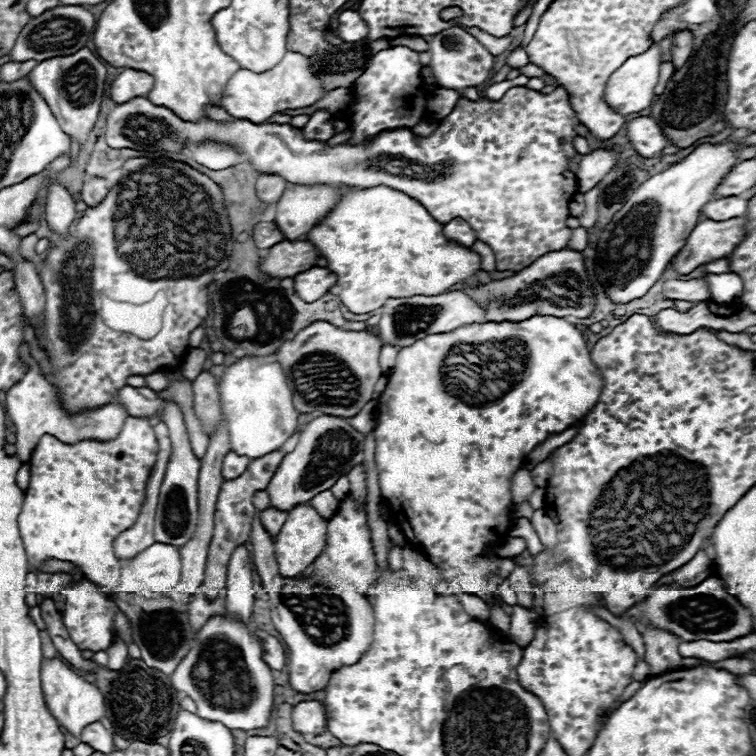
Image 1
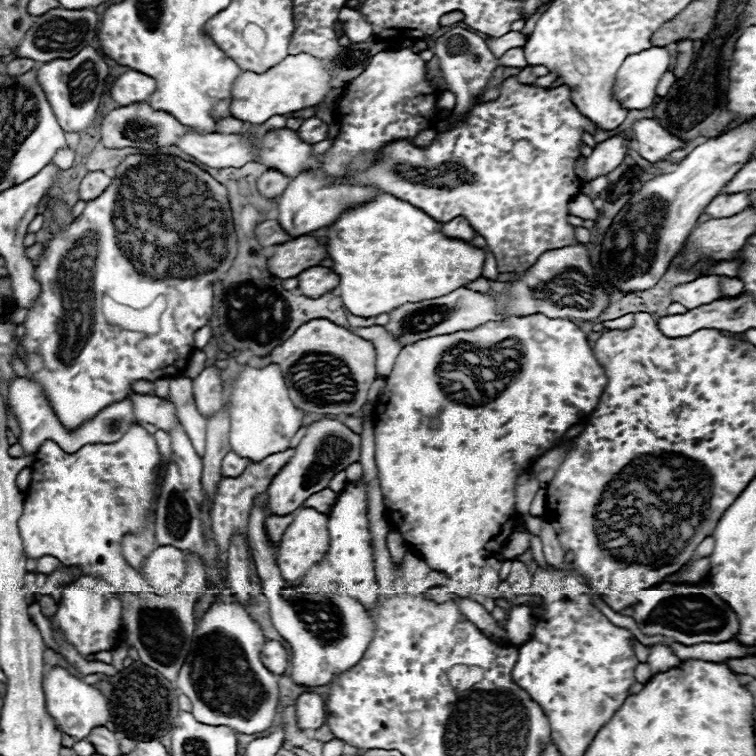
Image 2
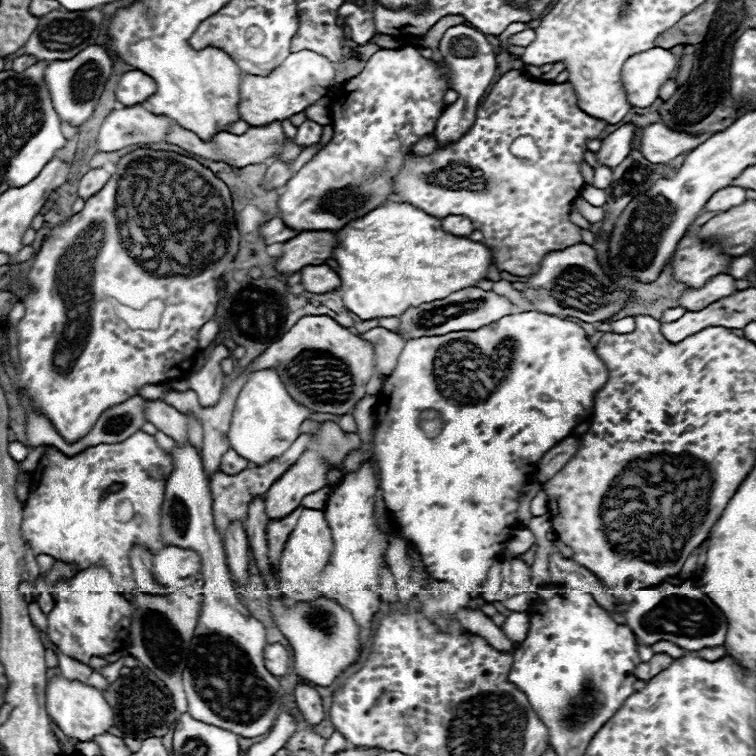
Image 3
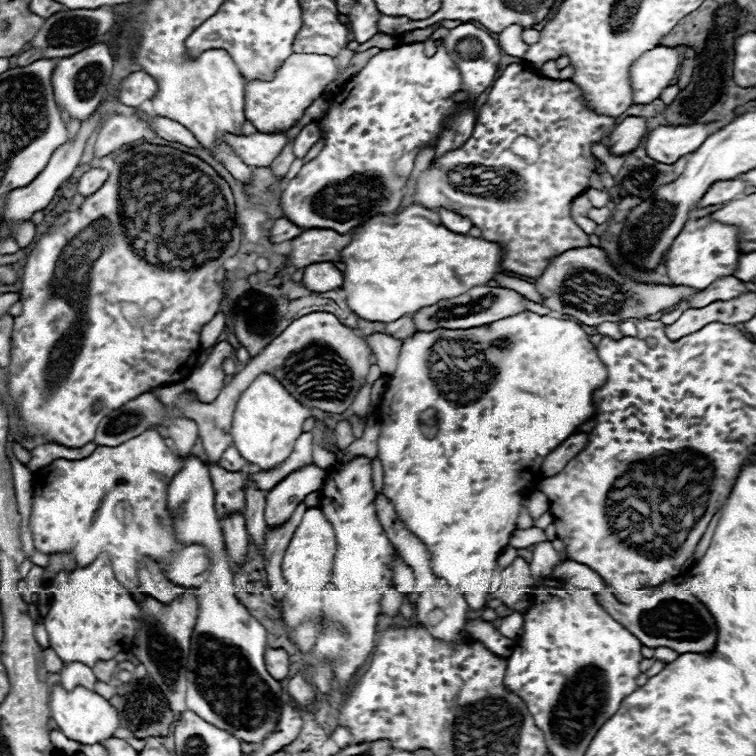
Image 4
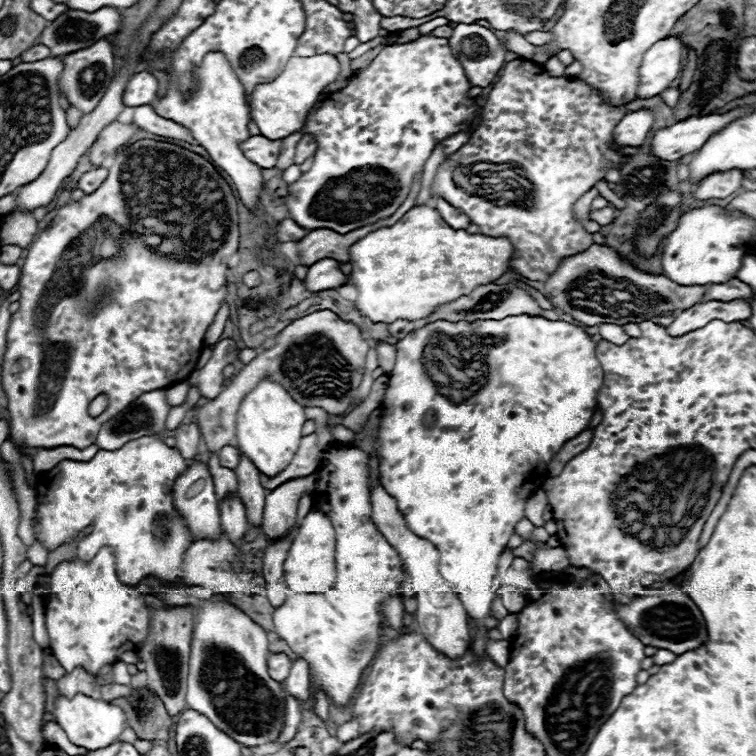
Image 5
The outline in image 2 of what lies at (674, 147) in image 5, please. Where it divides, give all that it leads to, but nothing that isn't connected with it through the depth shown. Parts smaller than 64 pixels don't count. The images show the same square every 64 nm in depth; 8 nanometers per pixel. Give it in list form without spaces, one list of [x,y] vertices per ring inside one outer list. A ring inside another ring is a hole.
[[[642,118],[632,126],[632,138],[636,142],[636,150],[648,162],[664,160],[672,150],[680,150],[686,144],[664,130],[654,118]]]

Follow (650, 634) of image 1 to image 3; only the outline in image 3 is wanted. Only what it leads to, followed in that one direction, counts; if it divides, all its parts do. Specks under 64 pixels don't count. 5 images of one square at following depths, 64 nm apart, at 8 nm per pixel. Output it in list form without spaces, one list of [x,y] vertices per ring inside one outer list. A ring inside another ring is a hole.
[[[662,652],[662,654],[654,654],[654,656],[650,658],[650,662],[648,662],[648,664],[650,664],[650,674],[656,676],[656,674],[662,672],[664,668],[668,668],[672,662],[674,662],[674,658],[670,658],[670,656],[664,654],[664,652]]]

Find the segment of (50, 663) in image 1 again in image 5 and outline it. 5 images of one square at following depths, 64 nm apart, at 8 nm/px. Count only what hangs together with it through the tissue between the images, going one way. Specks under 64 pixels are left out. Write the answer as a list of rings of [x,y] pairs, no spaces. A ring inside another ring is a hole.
[[[76,694],[74,698],[58,696],[54,702],[54,720],[56,724],[66,732],[70,742],[76,746],[82,746],[86,750],[96,750],[96,748],[106,748],[112,742],[118,740],[120,732],[126,728],[126,716],[122,708],[108,704],[106,700],[94,700],[84,694]]]

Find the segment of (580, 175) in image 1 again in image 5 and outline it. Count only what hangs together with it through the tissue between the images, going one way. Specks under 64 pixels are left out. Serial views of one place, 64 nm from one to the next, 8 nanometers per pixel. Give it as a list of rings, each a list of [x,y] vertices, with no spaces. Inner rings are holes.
[[[638,110],[626,114],[620,124],[614,128],[614,144],[618,148],[626,146],[642,146],[650,128],[652,128],[654,116],[650,110]]]

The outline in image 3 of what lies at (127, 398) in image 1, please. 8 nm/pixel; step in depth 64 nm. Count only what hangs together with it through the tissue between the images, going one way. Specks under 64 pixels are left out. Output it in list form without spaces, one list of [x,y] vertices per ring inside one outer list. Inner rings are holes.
[[[150,400],[146,404],[146,420],[152,422],[160,432],[168,434],[176,442],[188,442],[186,436],[186,418],[176,408],[166,404],[164,400]]]

